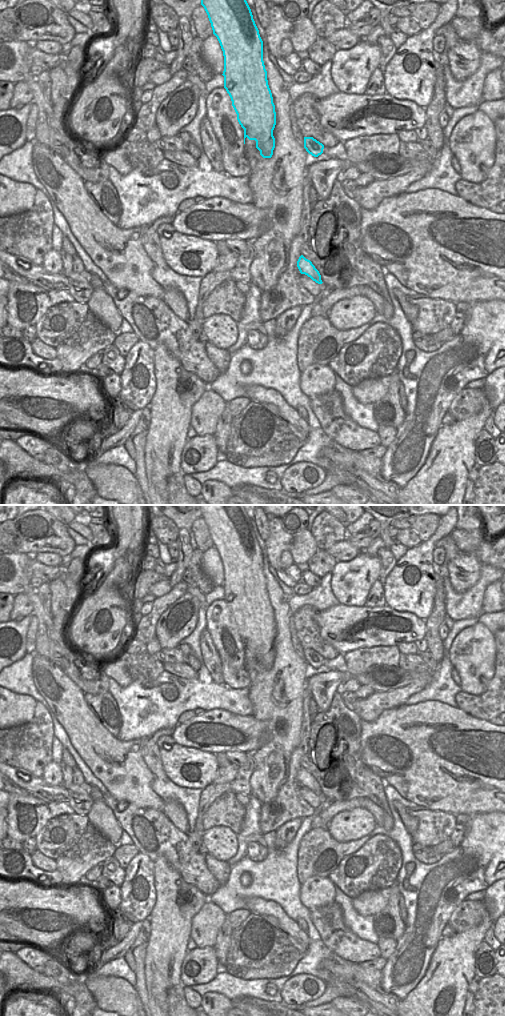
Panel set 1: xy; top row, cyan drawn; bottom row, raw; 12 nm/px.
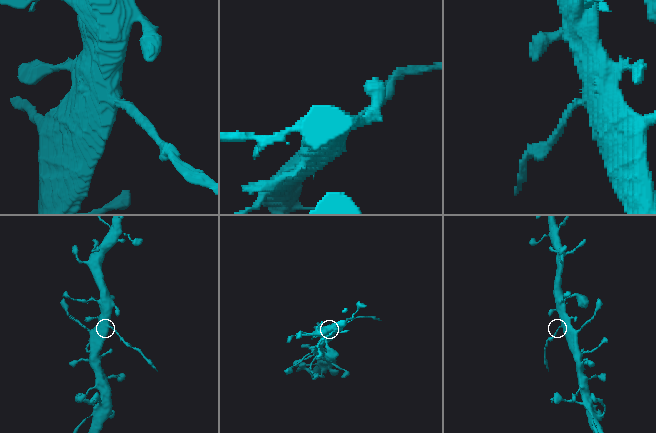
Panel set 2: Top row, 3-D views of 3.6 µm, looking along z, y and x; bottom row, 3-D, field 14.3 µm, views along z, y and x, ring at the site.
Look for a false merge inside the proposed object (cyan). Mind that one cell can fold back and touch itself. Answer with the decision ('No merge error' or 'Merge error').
Merge error.

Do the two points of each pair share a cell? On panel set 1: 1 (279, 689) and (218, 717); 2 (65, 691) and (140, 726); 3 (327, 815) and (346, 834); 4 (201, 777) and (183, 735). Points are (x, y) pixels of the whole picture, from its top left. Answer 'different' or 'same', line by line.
1: different
2: different
3: different
4: different

